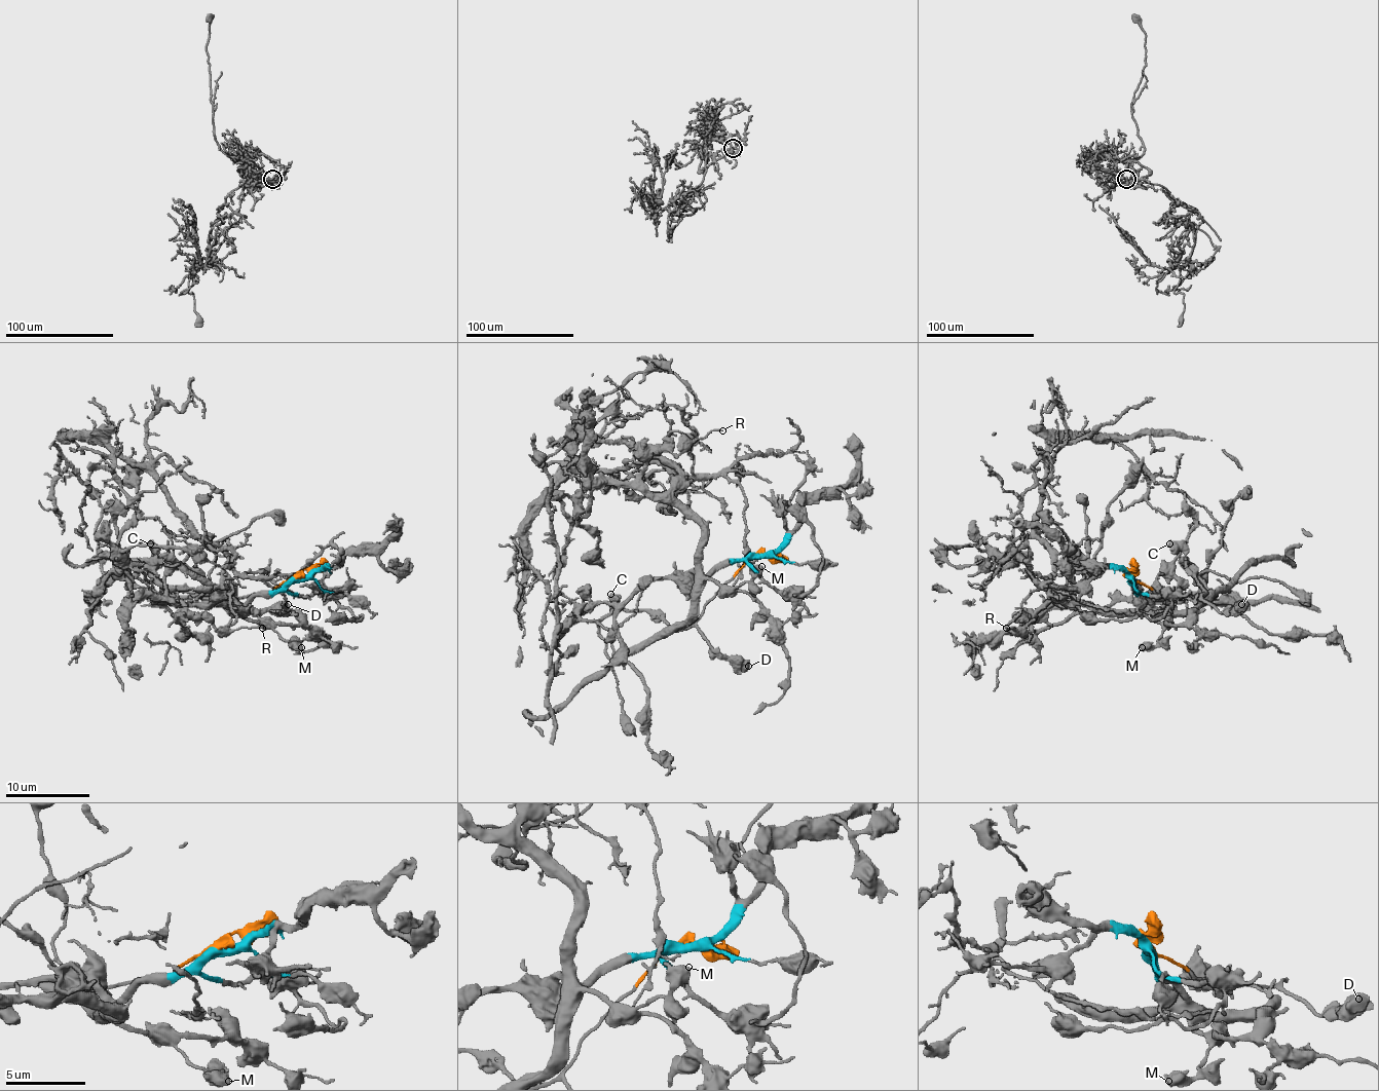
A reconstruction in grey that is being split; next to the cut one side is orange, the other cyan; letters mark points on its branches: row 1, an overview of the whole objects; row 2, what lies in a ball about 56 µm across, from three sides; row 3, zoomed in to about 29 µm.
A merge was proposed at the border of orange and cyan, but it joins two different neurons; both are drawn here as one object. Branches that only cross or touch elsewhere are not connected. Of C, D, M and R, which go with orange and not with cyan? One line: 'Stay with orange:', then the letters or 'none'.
Stay with orange: C, D

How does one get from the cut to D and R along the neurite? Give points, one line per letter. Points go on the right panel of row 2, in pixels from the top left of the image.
D: (1130, 576), (1156, 593), (1208, 602), (1223, 612), (1242, 604)
R: (1130, 576), (1148, 606), (1104, 612), (1056, 602), (1044, 604), (1028, 618), (1028, 631), (1006, 627)

